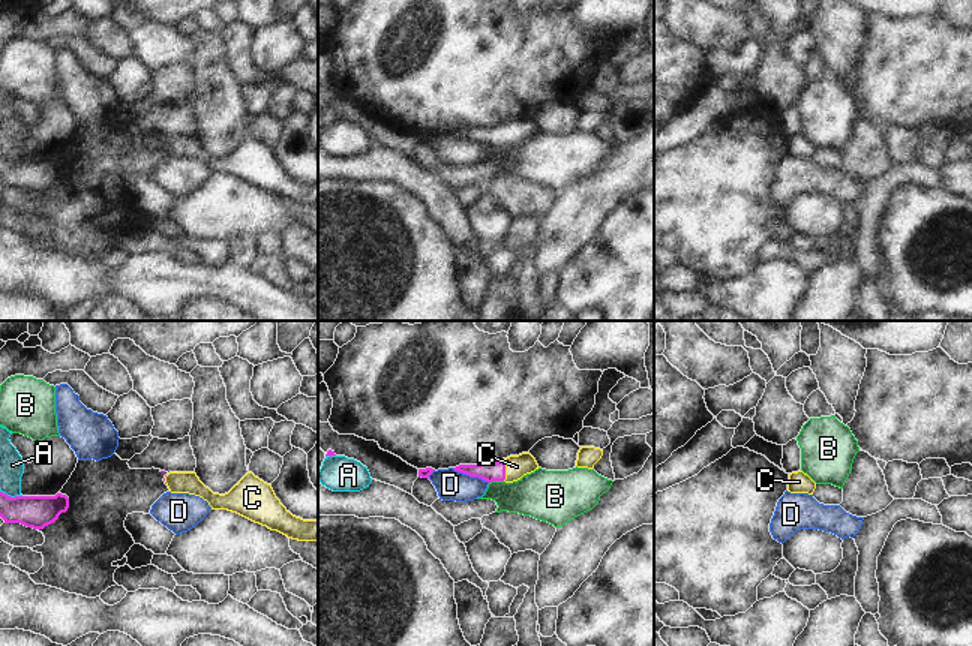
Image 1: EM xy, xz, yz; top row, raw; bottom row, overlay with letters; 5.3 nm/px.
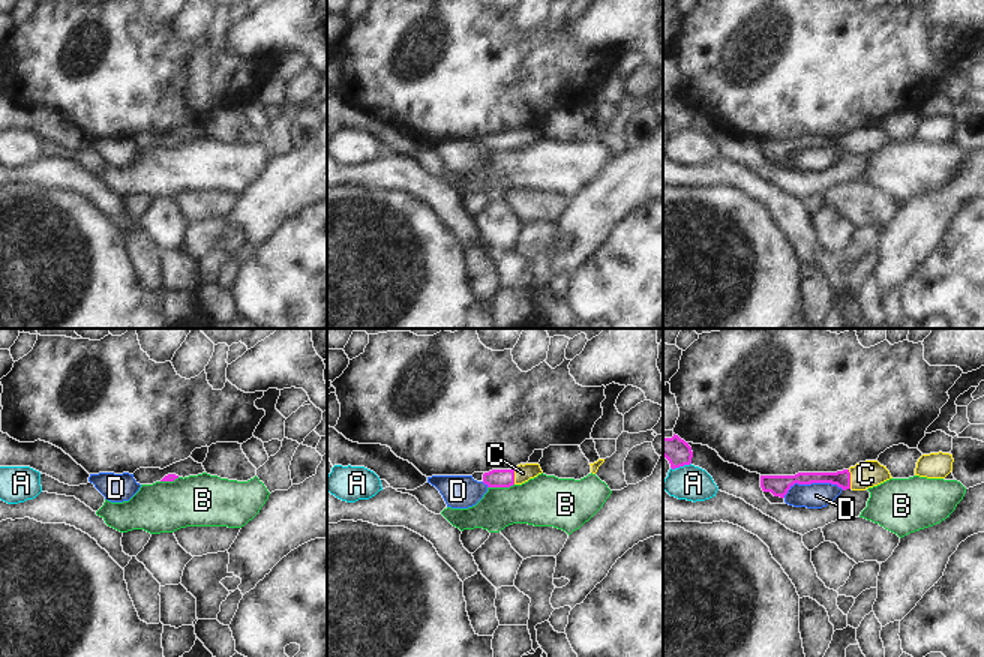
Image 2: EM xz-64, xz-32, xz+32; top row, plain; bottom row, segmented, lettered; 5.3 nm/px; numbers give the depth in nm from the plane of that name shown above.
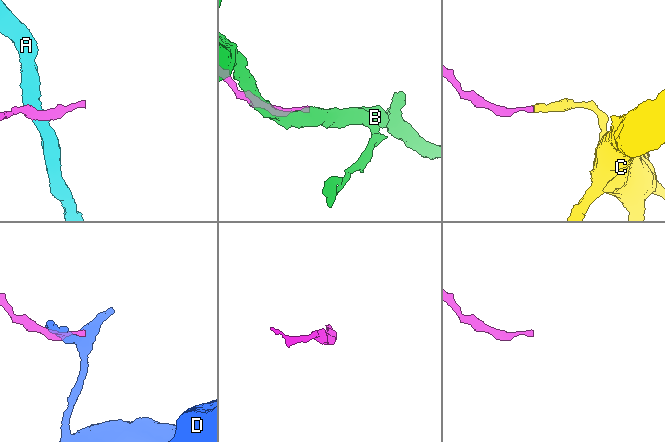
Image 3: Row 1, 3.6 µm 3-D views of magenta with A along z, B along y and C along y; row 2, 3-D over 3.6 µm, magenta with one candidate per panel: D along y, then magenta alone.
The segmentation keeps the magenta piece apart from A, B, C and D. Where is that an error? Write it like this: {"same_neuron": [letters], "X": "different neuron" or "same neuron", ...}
{"same_neuron": ["C"], "A": "different neuron", "B": "different neuron", "C": "same neuron", "D": "different neuron"}

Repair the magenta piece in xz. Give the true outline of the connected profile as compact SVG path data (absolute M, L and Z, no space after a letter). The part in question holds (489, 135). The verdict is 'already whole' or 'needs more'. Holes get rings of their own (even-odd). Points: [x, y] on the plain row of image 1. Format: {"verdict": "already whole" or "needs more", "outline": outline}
{"verdict": "needs more", "outline": "M522 117L519 120L510 120L500 126L483 126L480 129L459 129L453 133L470 141L478 141L488 147L513 147L520 144L524 139L538 133L538 129L530 117Z"}

